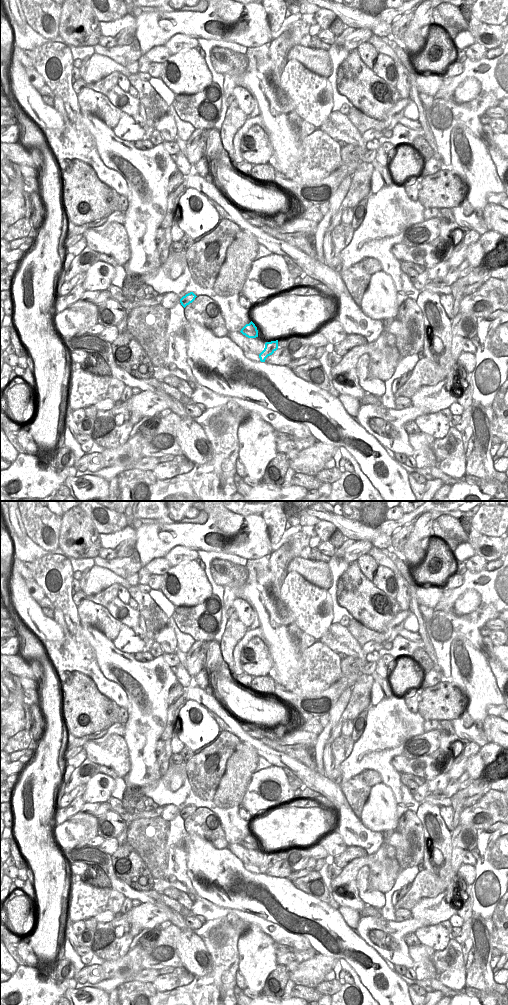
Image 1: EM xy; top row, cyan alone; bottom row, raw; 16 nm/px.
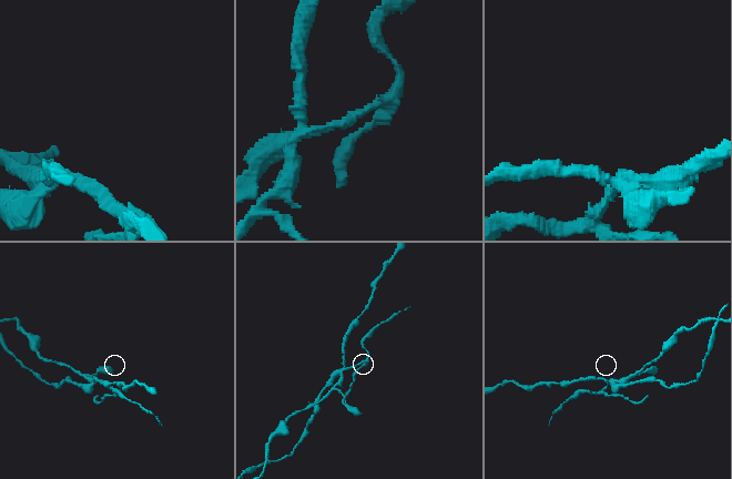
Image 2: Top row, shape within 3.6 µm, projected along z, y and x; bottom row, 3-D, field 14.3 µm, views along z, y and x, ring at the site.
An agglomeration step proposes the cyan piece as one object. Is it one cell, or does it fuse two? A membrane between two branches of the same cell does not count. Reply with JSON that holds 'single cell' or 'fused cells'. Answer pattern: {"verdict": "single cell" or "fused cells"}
{"verdict": "fused cells"}

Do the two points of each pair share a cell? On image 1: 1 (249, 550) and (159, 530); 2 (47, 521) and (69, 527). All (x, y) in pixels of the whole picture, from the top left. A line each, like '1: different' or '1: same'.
1: same
2: different

